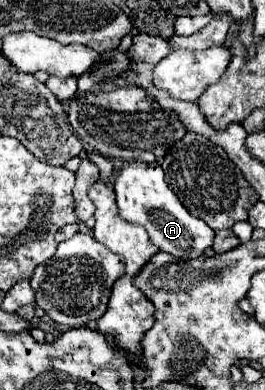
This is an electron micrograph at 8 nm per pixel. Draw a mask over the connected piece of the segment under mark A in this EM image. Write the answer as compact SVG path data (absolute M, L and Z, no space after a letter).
M127 163L119 171L115 181L115 195L119 213L123 219L131 223L139 223L145 227L151 243L155 243L161 251L175 255L177 259L195 259L201 257L215 239L215 231L203 223L201 219L193 217L177 199L177 195L165 183L165 175L159 163Z

